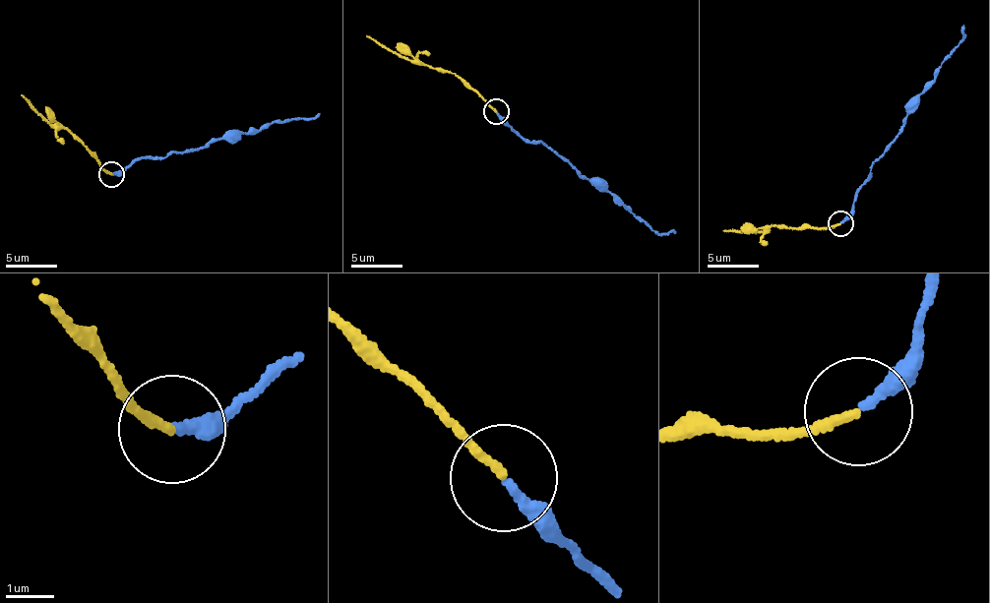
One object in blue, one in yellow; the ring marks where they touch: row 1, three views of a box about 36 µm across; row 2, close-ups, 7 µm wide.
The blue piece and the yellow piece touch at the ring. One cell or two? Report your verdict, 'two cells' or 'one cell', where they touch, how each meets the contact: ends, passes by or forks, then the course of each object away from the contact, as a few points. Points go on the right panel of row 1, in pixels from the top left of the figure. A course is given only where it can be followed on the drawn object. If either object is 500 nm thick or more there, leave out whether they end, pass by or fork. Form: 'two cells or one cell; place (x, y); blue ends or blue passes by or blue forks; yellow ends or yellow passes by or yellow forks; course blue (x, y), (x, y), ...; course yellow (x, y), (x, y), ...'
two cells; place (840, 223); blue ends; yellow ends; course blue (841, 223), (870, 170), (910, 111), (913, 101), (935, 82), (943, 61), (963, 38), (962, 26); course yellow (840, 224), (800, 230), (773, 225), (762, 232), (722, 231)

